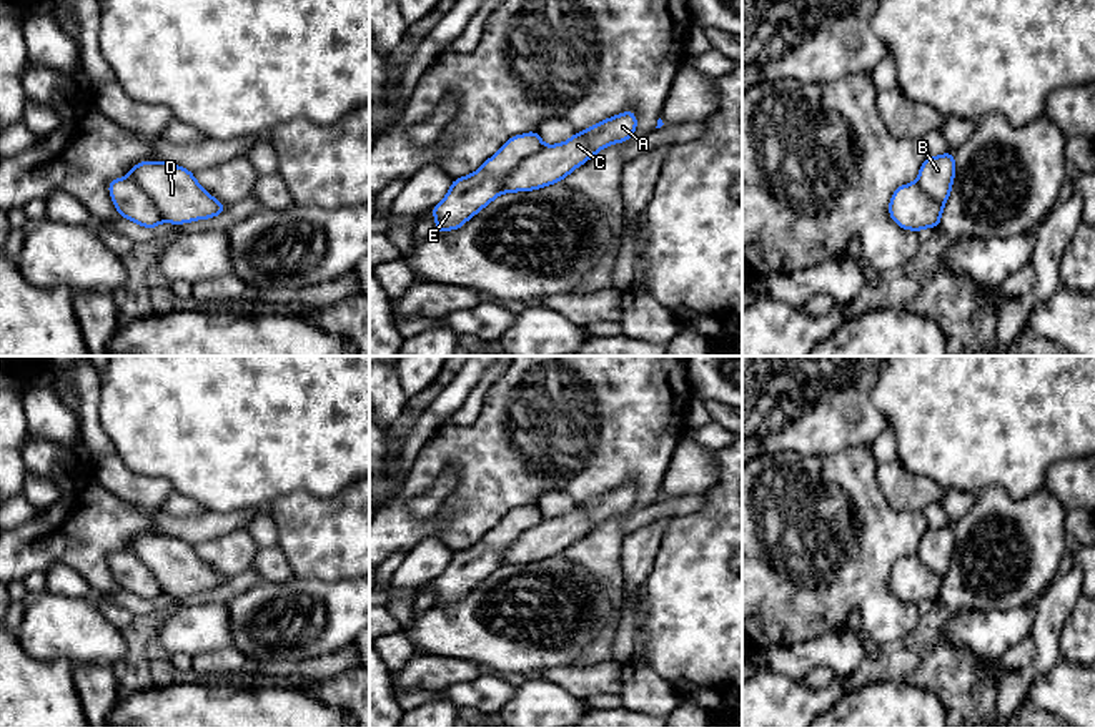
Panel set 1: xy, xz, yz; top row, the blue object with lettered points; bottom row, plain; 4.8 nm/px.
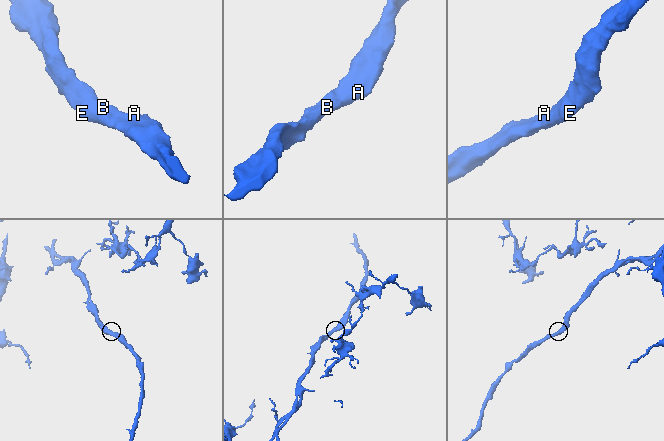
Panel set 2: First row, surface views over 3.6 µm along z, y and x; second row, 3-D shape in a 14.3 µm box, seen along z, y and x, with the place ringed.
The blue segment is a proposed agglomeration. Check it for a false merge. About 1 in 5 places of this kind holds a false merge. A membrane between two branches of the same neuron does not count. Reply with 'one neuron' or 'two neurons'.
one neuron

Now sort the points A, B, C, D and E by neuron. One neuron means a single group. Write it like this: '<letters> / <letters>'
A B C D E

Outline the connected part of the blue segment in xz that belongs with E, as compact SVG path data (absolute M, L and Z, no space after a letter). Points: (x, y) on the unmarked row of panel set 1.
M624 484L559 517L544 519L538 504L509 511L473 547L453 552L444 572L431 582L434 606L461 601L501 566L531 564L562 554L602 521L632 511L636 497L636 486Z

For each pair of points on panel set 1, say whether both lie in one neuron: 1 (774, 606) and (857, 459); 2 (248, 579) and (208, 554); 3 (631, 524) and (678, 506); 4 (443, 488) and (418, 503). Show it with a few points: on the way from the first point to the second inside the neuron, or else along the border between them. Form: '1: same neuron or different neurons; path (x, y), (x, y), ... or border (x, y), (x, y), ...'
1: same neuron; path (821, 591), (831, 589), (852, 558), (844, 506)
2: different neurons; border (252, 564), (227, 579)
3: same neuron; path (643, 516), (666, 508)
4: same neuron; path (436, 494), (425, 503)

